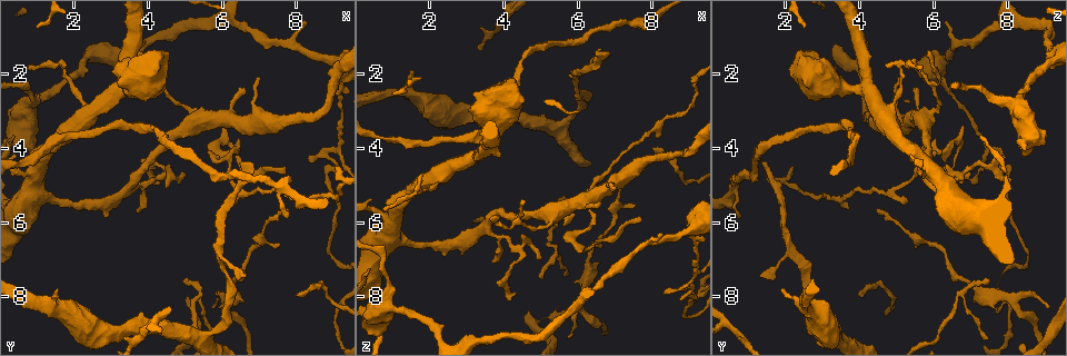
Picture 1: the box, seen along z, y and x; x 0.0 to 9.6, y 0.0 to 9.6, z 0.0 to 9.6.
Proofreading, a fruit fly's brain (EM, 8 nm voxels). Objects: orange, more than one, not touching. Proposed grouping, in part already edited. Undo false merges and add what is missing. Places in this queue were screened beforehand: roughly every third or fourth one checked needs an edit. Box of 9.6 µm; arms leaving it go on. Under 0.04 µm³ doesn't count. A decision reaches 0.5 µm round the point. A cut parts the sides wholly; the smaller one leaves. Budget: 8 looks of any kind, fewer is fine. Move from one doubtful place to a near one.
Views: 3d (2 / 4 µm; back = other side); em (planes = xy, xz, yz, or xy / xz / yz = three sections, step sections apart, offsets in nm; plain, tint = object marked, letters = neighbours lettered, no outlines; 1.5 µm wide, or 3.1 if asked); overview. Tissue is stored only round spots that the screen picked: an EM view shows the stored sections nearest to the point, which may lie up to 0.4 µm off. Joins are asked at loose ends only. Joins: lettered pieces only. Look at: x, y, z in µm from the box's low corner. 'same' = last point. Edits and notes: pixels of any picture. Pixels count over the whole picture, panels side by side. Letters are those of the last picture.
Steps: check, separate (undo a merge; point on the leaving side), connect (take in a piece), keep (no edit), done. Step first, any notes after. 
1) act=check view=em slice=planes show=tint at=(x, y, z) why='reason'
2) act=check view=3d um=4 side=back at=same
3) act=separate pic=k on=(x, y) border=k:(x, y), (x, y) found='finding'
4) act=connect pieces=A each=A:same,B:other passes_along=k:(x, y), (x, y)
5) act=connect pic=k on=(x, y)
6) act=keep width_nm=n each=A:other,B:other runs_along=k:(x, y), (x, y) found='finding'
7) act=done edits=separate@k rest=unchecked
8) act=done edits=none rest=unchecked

act=check view=3d um=4 side=back at=(7.60, 6.60, 5.55) why='thin end'

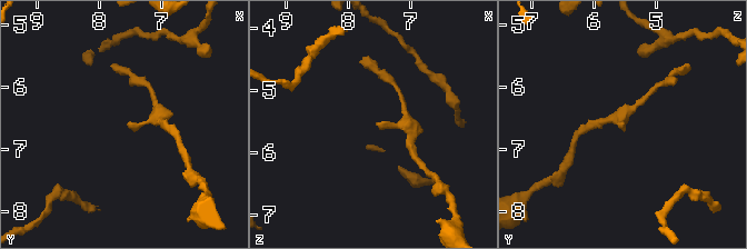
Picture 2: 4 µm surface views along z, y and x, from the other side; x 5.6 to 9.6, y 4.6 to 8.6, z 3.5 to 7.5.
act=check view=em slice=planes show=tint at=(7.55, 6.60, 5.50) why='need the tissue'

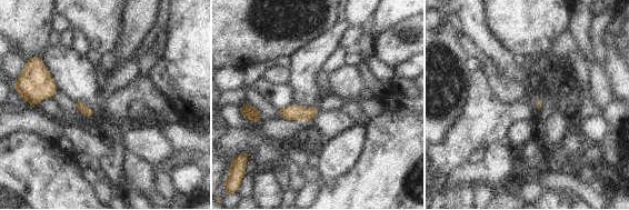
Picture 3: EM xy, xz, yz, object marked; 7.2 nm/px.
act=check view=em slice=planes show=letters at=same

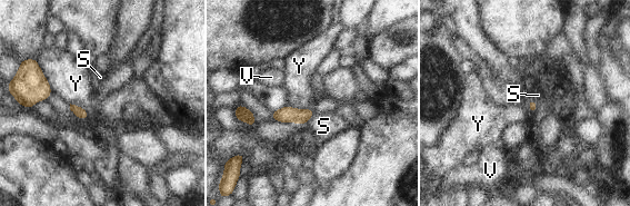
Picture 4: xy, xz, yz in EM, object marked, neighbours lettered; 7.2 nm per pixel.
act=keep longest_contact=Y:240nm each=S:other,V:other,Y:other found='none of them fits'

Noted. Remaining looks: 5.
act=check view=3d um=2 at=(6.80, 4.40, 1.40) why='branch stops here'

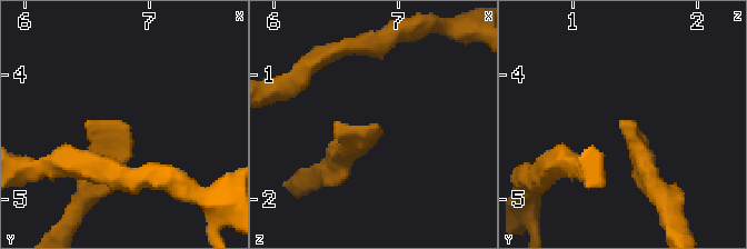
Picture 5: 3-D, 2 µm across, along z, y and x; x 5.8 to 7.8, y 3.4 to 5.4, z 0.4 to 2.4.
act=check view=em slice=planes show=letters at=(6.84, 4.40, 1.44)

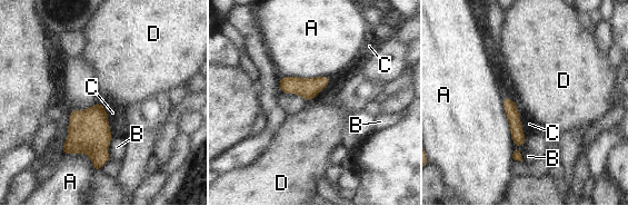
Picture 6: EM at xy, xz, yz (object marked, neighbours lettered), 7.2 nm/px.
act=keep width_nm=100 each=A:other,B:other,C:other,D:other runs_along=6:(505, 100), (516, 127), (518, 157) found='none of them fits'

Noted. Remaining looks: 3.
act=check view=3d um=2 at=(6.45, 0.60, 7.80)

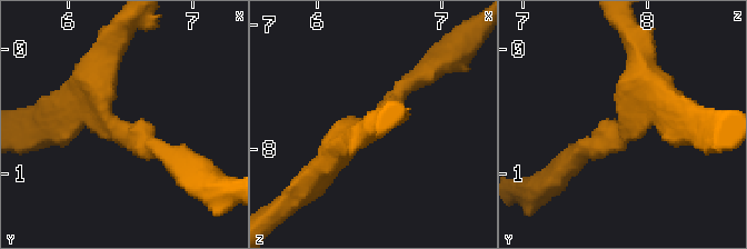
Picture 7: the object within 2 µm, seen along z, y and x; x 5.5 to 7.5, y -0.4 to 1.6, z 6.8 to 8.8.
act=check view=em slice=xy step=4 show=tint at=(6.42, 0.64, 7.80)

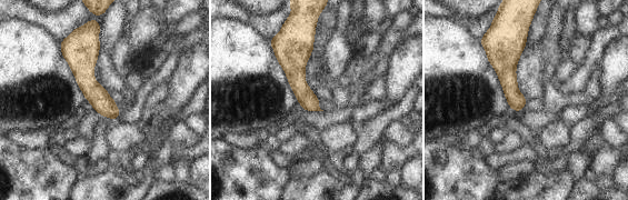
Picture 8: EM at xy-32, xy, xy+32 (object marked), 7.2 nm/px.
act=check view=em slice=planes show=letters at=same

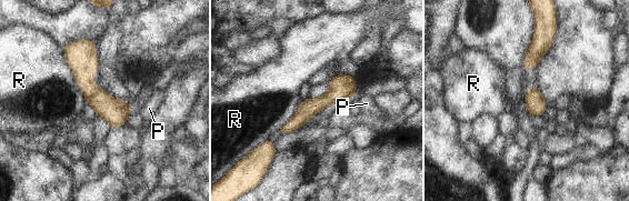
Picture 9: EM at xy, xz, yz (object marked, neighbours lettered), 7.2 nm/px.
act=keep each=P:other,R:other runs_along=9:(69, 47), (87, 87), (122, 122) found='continuous, no second neuron'

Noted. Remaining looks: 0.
act=done edits=none rest=unchecked

